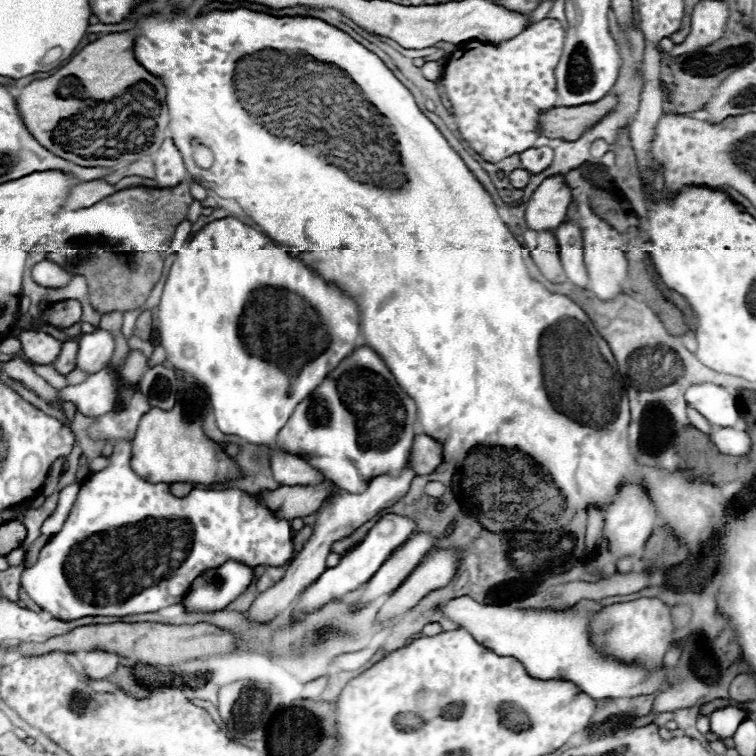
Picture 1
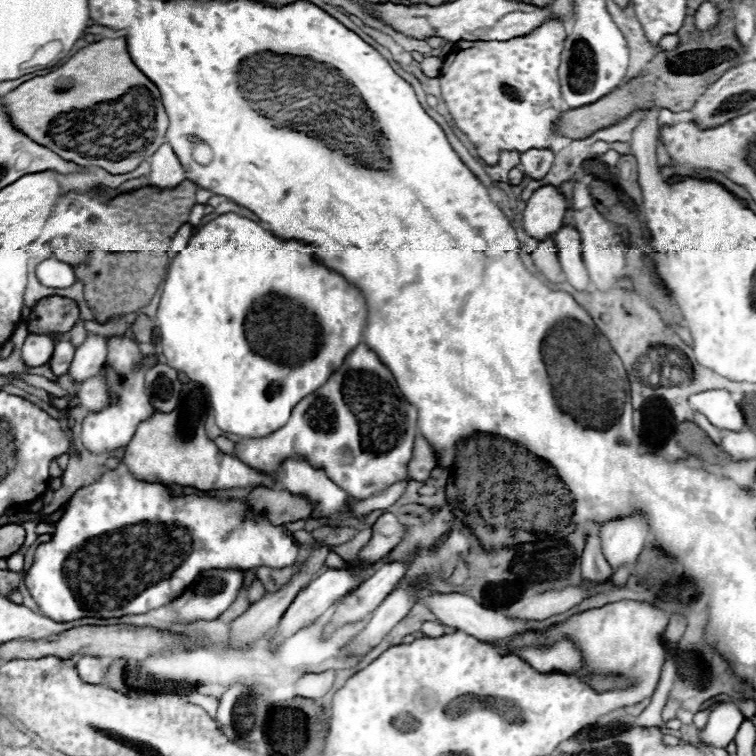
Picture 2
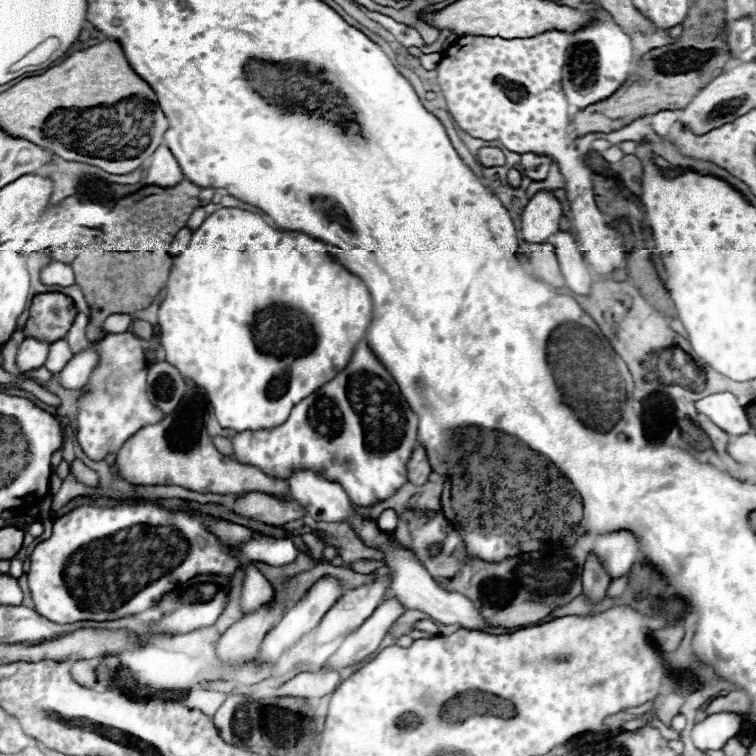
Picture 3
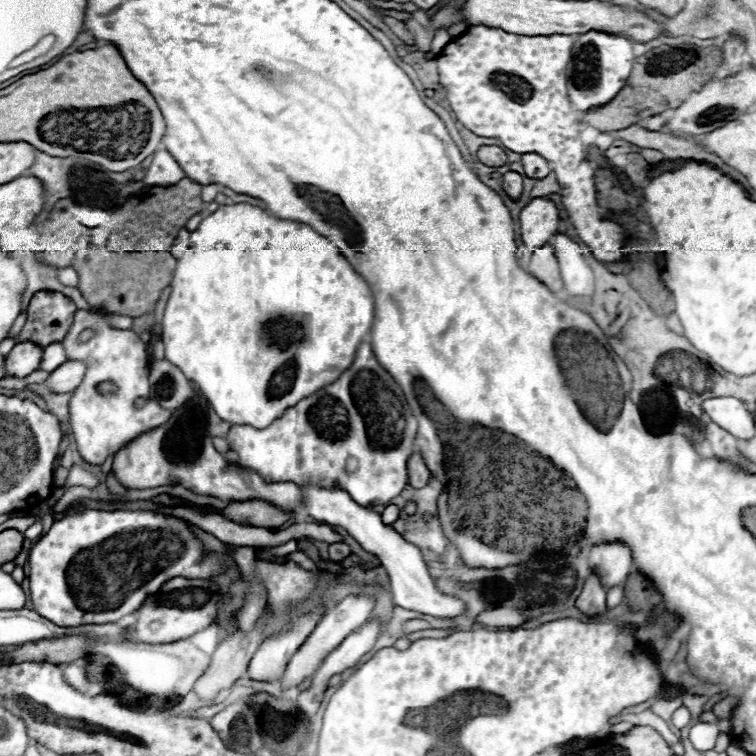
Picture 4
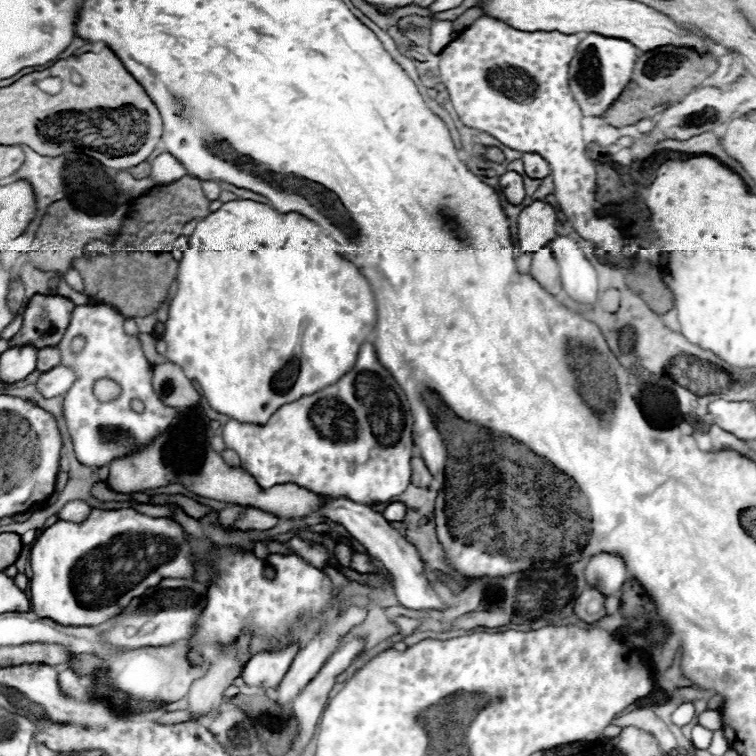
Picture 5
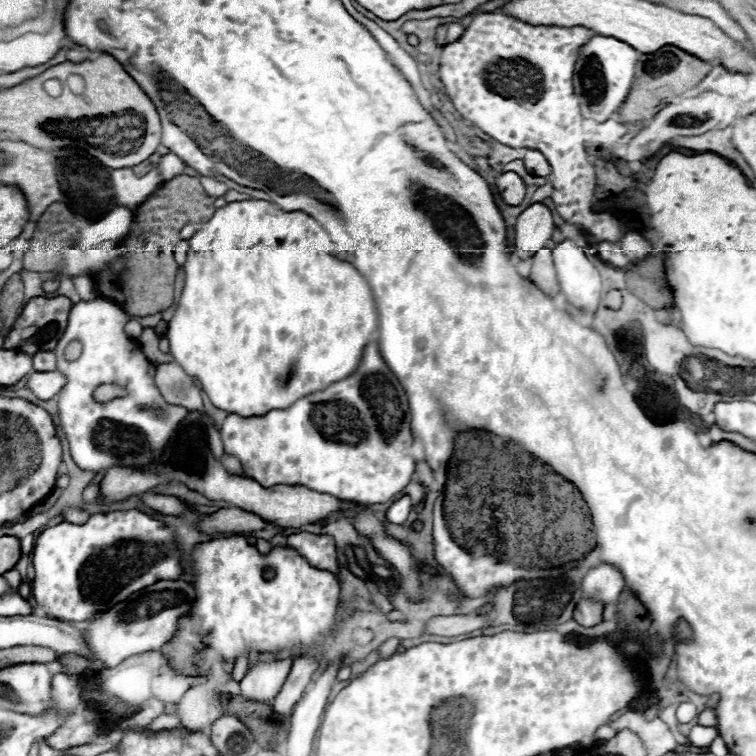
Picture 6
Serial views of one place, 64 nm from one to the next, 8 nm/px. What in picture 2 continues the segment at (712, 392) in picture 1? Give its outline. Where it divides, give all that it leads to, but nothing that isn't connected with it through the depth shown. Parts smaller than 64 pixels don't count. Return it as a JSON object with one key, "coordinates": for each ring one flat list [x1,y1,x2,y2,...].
{"coordinates":[[708,390,690,396,690,406,704,414,716,428,740,432,746,424,740,406,734,402,728,390]]}

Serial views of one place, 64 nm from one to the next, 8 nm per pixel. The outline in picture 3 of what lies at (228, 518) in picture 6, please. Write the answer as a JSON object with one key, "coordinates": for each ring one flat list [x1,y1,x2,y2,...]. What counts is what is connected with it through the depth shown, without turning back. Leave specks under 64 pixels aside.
{"coordinates":[[250,492,238,498,232,510,234,514,242,518,250,518,250,520,270,524,270,526,282,526,290,520,300,518,304,512,302,506,294,500,280,500,268,494,260,494,260,492]]}

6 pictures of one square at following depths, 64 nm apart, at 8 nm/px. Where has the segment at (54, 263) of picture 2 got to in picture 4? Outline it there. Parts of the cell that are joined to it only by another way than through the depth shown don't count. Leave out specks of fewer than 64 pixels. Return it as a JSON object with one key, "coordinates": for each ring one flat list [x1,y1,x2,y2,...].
{"coordinates":[[68,266,68,268,58,268,56,272,58,272,58,280,60,280,62,284,72,286,72,288,78,288,78,274,76,274,76,270,74,270,72,266]]}

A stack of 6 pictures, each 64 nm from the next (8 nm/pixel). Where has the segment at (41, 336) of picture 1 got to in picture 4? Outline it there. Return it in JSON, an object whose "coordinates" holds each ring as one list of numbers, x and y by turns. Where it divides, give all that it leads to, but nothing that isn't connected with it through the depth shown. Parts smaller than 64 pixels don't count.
{"coordinates":[[22,342,12,348,12,352,4,358,4,370,8,376,26,378,34,370,38,370,42,360,42,348,34,346,34,342]]}

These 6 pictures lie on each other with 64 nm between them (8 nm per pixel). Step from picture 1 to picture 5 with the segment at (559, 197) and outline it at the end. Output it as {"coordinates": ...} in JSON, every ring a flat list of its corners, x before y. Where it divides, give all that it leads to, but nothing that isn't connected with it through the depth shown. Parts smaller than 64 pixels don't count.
{"coordinates":[[536,200,518,216,518,246,534,252,556,238,556,212,550,204]]}

